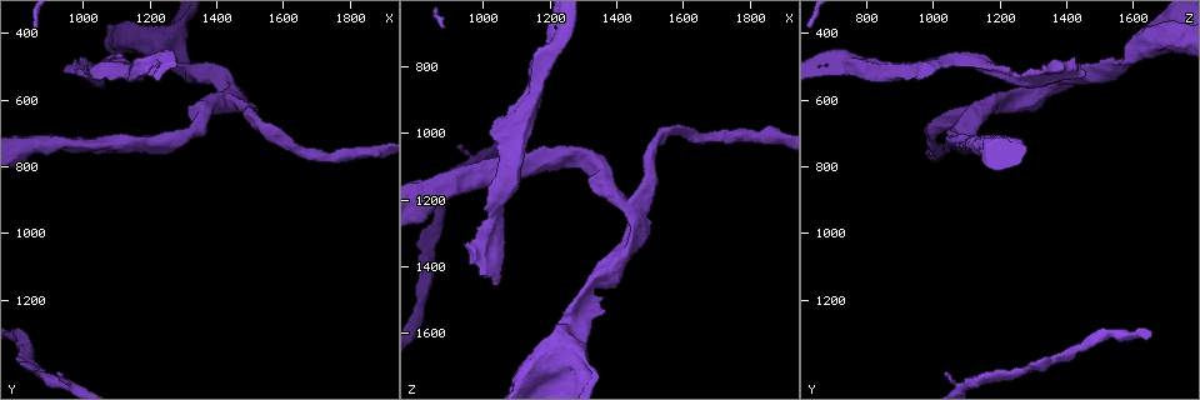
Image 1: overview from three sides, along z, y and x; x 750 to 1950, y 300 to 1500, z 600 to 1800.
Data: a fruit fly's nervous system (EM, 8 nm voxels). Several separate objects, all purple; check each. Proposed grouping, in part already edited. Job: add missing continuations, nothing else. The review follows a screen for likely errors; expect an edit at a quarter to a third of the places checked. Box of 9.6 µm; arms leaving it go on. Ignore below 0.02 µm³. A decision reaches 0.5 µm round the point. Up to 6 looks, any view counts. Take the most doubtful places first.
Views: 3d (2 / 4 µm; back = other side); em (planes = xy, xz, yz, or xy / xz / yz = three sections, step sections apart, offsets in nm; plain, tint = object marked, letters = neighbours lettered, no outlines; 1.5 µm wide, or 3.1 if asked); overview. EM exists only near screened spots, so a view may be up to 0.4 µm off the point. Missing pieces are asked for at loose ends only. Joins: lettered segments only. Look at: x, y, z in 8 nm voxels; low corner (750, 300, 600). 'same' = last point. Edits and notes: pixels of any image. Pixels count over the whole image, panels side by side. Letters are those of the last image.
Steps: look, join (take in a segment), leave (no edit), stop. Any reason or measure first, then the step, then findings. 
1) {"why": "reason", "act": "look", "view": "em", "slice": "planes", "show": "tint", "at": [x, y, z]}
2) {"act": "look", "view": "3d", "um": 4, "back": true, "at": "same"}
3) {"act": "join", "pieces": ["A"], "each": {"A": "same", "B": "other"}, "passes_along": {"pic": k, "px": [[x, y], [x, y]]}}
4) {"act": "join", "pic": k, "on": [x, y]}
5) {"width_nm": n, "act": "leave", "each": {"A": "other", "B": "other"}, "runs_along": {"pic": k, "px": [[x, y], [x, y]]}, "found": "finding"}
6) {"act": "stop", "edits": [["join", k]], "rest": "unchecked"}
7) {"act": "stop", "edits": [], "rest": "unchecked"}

{"act": "look", "view": "em", "slice": "xz", "step": 8, "show": "letters", "at": [930, 1430, 1040]}

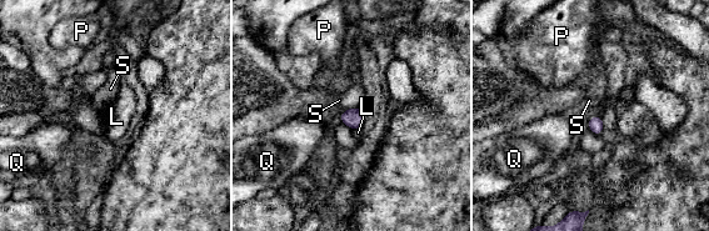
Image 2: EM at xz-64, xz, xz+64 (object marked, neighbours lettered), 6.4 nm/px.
{"why": "another direction", "act": "look", "view": "em", "slice": "xy", "step": 8, "show": "letters", "at": "same"}

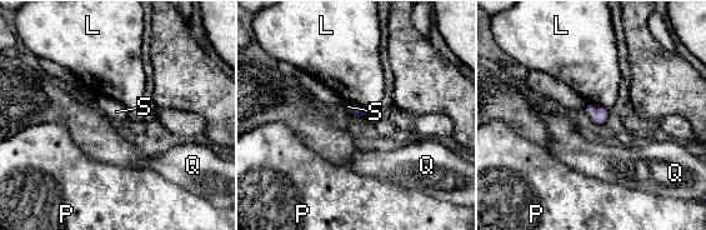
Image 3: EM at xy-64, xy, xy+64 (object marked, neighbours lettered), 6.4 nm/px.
{"act": "leave", "each": {"L": "other", "P": "other", "Q": "other", "S": "other"}, "border": {"pic": 3, "px": [[352, 104], [352, 113], [355, 115]]}, "found": "no lettered segment goes on from it"}

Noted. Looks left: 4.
{"why": "an open end", "act": "look", "view": "3d", "um": 4, "at": [1050, 500, 1040]}

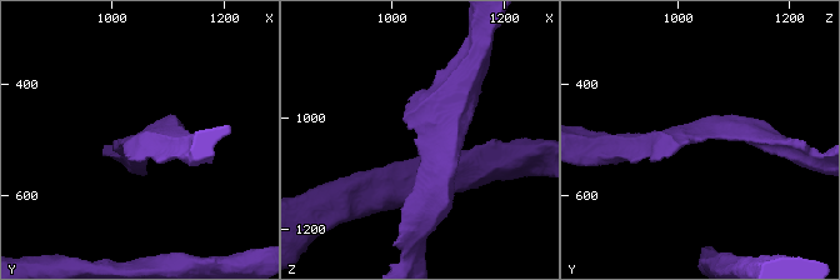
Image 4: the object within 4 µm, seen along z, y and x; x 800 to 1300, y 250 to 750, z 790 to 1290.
{"act": "look", "view": "em", "slice": "planes", "show": "letters", "at": [1045, 500, 1045]}

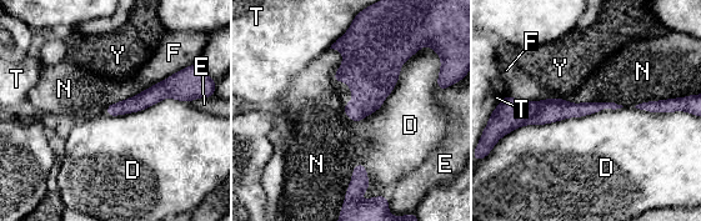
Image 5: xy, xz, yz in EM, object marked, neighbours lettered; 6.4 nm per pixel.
{"act": "leave", "each": {"D": "other", "E": "other", "F": "other", "N": "other", "T": "other", "Y": "other"}, "runs_along": {"pic": 5, "px": [[611, 105], [585, 109], [516, 106]]}, "found": "no lettered segment goes on from it"}

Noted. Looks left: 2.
{"why": "free end", "act": "look", "view": "3d", "um": 4, "at": [1250, 470, 1520]}

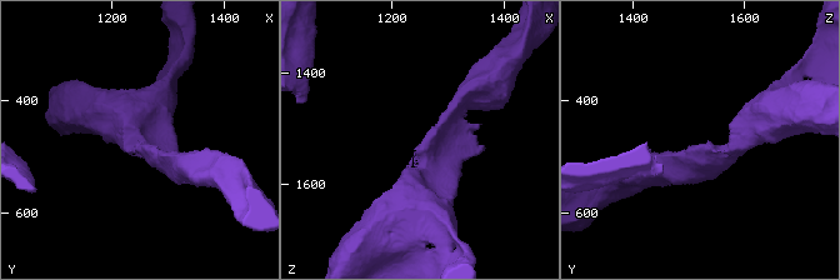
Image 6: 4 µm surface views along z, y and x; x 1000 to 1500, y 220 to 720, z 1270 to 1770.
{"why": "need the tissue", "act": "look", "view": "em", "slice": "planes", "show": "letters", "at": [1255, 475, 1520]}

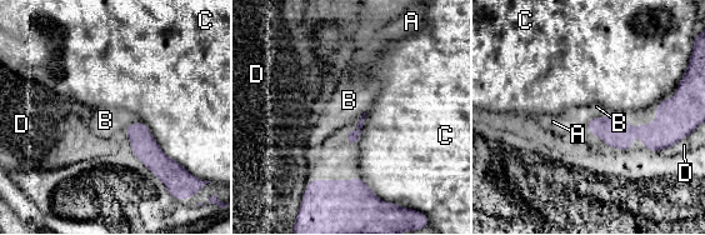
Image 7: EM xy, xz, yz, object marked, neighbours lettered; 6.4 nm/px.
{"act": "leave", "each": {"A": "other", "B": "other", "C": "other", "D": "other"}, "border": {"pic": 7, "px": [[591, 118], [585, 124]]}, "found": "none of them fits"}

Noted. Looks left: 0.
{"act": "stop", "edits": [], "rest": "unchecked"}

